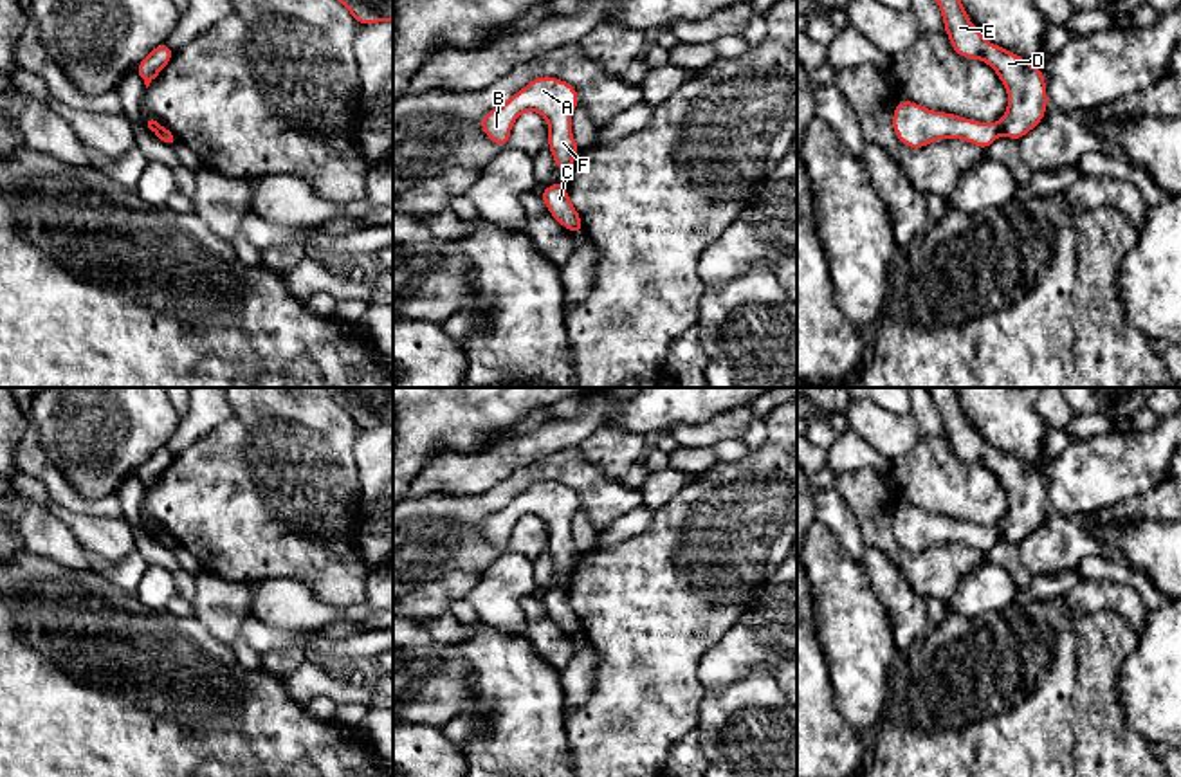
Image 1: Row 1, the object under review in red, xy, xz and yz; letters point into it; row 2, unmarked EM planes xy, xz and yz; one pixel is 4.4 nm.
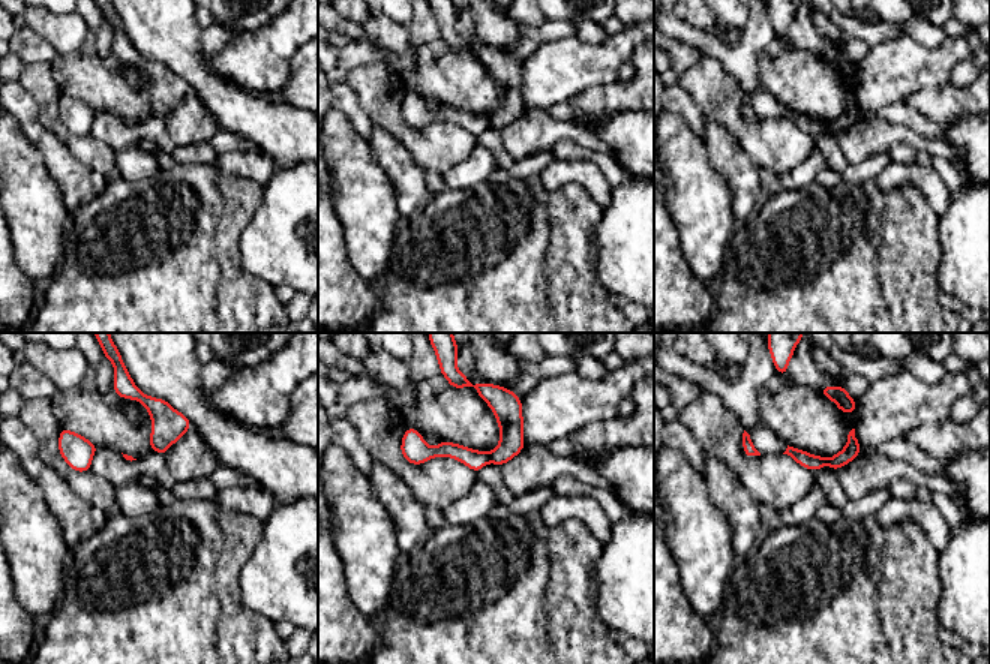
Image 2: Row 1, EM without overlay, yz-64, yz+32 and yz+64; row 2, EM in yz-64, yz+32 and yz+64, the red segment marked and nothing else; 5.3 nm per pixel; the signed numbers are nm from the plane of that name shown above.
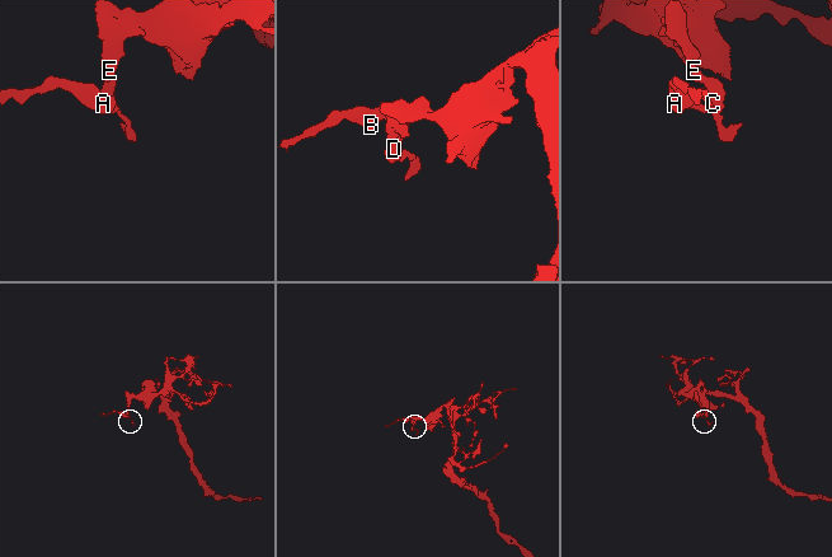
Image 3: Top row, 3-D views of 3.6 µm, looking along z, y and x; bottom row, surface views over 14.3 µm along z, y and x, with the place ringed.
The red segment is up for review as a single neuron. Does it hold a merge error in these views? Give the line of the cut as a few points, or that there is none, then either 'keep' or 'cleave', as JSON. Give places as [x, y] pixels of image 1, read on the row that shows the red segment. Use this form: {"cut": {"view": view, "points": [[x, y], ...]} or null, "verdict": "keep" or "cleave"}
{"cut": {"view": "yz", "points": [[996, 123], [1001, 132]]}, "verdict": "cleave"}

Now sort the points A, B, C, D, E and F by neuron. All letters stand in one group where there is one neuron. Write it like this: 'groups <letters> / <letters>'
groups A B F / C D E

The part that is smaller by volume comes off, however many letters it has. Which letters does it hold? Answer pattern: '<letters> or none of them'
A, B, F

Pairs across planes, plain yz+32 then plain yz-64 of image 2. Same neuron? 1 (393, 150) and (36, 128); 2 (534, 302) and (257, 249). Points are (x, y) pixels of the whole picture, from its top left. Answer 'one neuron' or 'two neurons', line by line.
1: two neurons
2: two neurons

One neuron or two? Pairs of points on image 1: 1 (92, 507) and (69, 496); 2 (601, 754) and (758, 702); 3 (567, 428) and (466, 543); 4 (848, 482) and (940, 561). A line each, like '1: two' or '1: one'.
1: one
2: two
3: two
4: one

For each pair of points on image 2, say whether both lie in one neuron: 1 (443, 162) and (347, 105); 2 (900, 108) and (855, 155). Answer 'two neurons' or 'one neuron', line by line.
1: two neurons
2: two neurons

